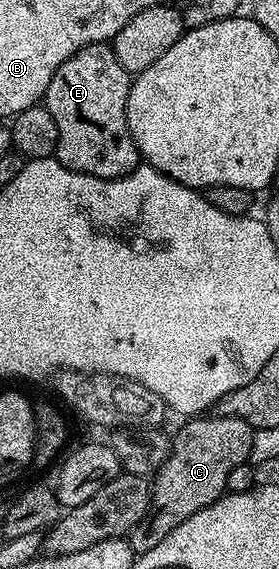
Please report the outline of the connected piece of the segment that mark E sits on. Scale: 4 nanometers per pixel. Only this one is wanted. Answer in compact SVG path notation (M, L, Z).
M110 43L85 46L63 63L57 74L53 74L45 97L45 106L49 114L53 114L53 122L57 122L59 145L55 148L56 160L61 161L69 170L110 180L128 176L139 167L141 157L127 121L127 99L132 79L132 73L126 72L121 62L117 62L114 47Z

